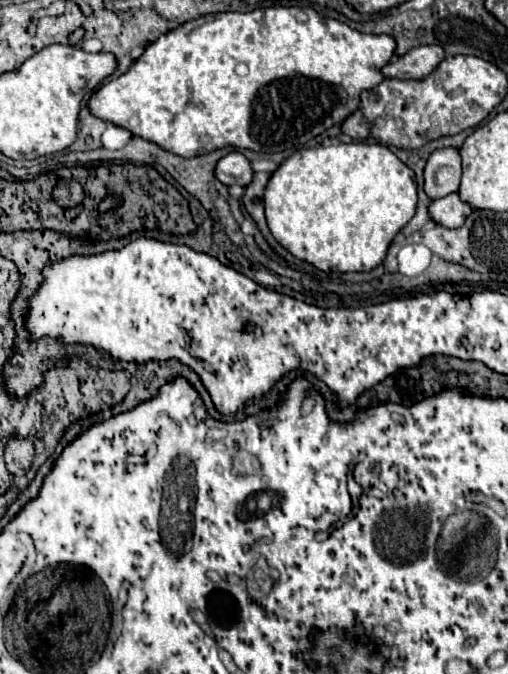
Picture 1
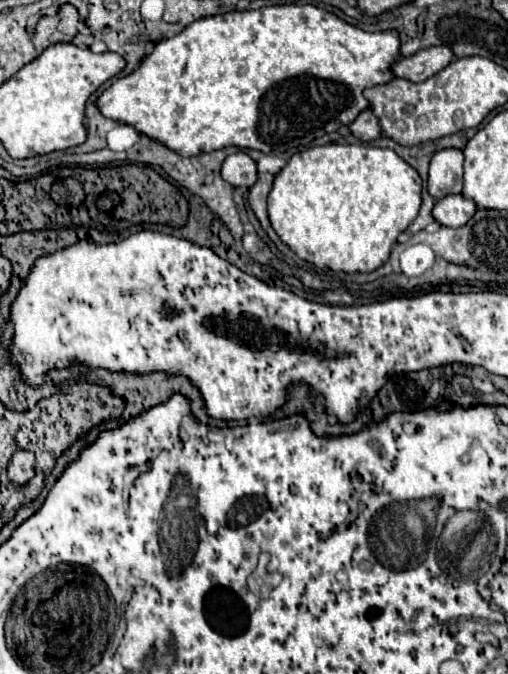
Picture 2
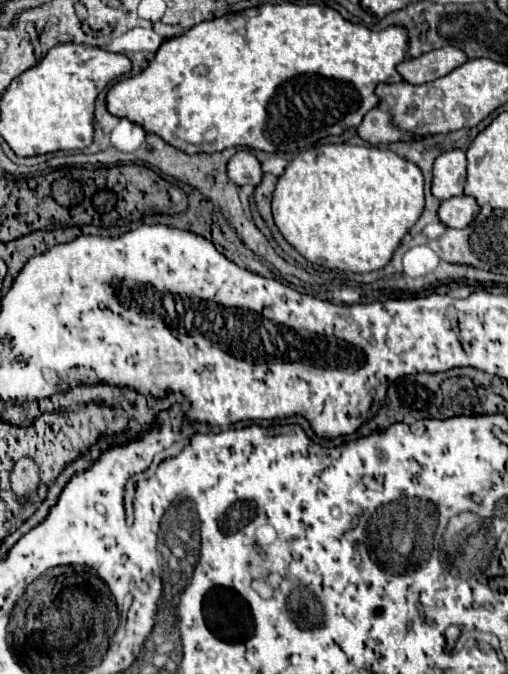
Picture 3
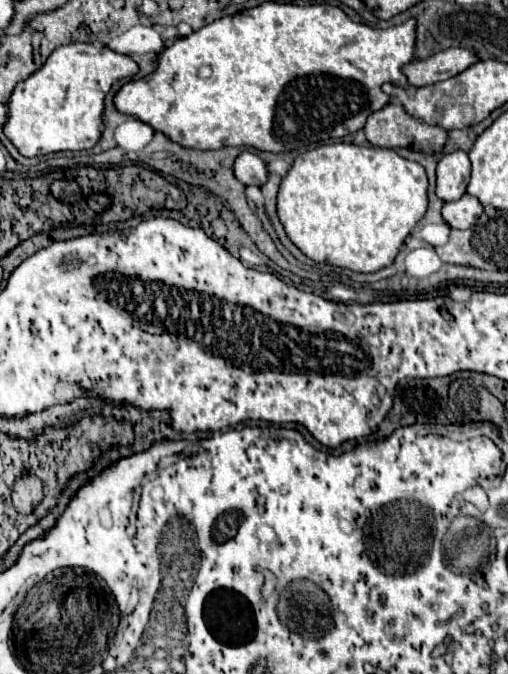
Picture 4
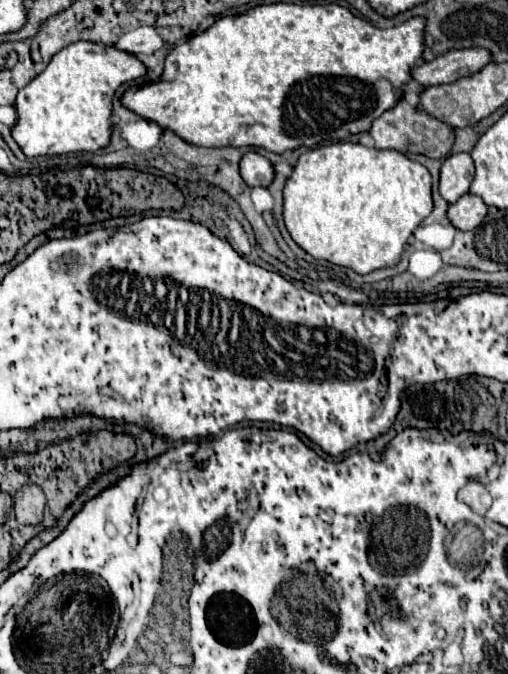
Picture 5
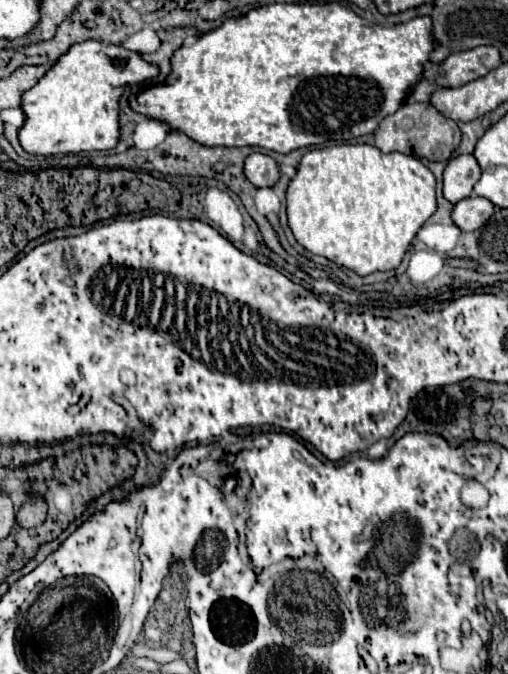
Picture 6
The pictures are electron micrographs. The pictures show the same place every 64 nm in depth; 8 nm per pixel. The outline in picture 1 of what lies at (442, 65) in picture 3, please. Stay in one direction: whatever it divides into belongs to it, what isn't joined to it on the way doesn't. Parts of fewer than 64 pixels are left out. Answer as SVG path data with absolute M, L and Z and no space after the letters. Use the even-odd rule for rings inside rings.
M416 46L394 62L388 62L380 72L384 78L426 78L444 58L440 46Z

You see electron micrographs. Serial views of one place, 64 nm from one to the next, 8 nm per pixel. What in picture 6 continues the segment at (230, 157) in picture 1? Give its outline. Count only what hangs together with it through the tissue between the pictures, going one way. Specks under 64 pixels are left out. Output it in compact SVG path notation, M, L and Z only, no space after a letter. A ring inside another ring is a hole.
M254 152L248 156L248 160L244 160L244 174L248 176L248 180L256 186L274 186L278 182L278 164L260 152Z

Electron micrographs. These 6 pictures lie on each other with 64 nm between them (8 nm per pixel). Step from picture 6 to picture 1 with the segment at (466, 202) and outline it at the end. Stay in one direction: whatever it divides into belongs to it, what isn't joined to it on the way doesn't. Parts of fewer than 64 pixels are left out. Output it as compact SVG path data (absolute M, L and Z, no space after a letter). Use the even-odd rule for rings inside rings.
M456 192L448 194L444 198L432 200L428 206L430 218L444 228L460 228L470 212L472 212L472 208L466 202L462 202Z

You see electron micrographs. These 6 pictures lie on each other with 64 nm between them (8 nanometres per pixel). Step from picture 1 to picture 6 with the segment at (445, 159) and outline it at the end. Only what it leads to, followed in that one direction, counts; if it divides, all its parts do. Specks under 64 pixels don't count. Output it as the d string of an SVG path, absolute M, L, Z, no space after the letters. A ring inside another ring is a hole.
M460 154L448 160L444 168L444 188L442 194L448 202L456 204L458 200L472 194L472 186L480 178L480 166L472 154Z

